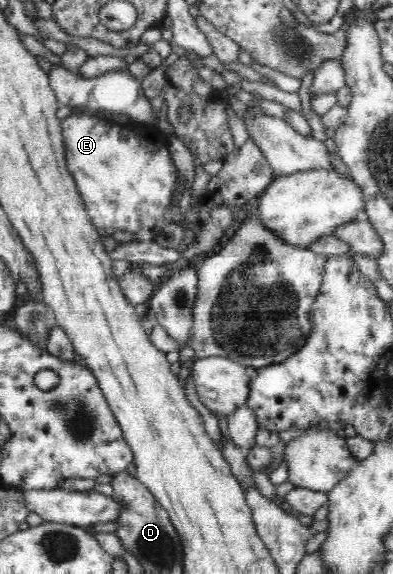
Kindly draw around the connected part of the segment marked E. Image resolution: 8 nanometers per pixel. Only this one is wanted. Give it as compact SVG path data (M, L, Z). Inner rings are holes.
M73 112L71 116L61 120L61 128L67 169L76 182L78 193L99 234L111 237L117 230L127 230L140 236L163 222L163 214L170 207L175 181L180 175L171 158L167 137L163 133L152 124L106 121L84 112Z

